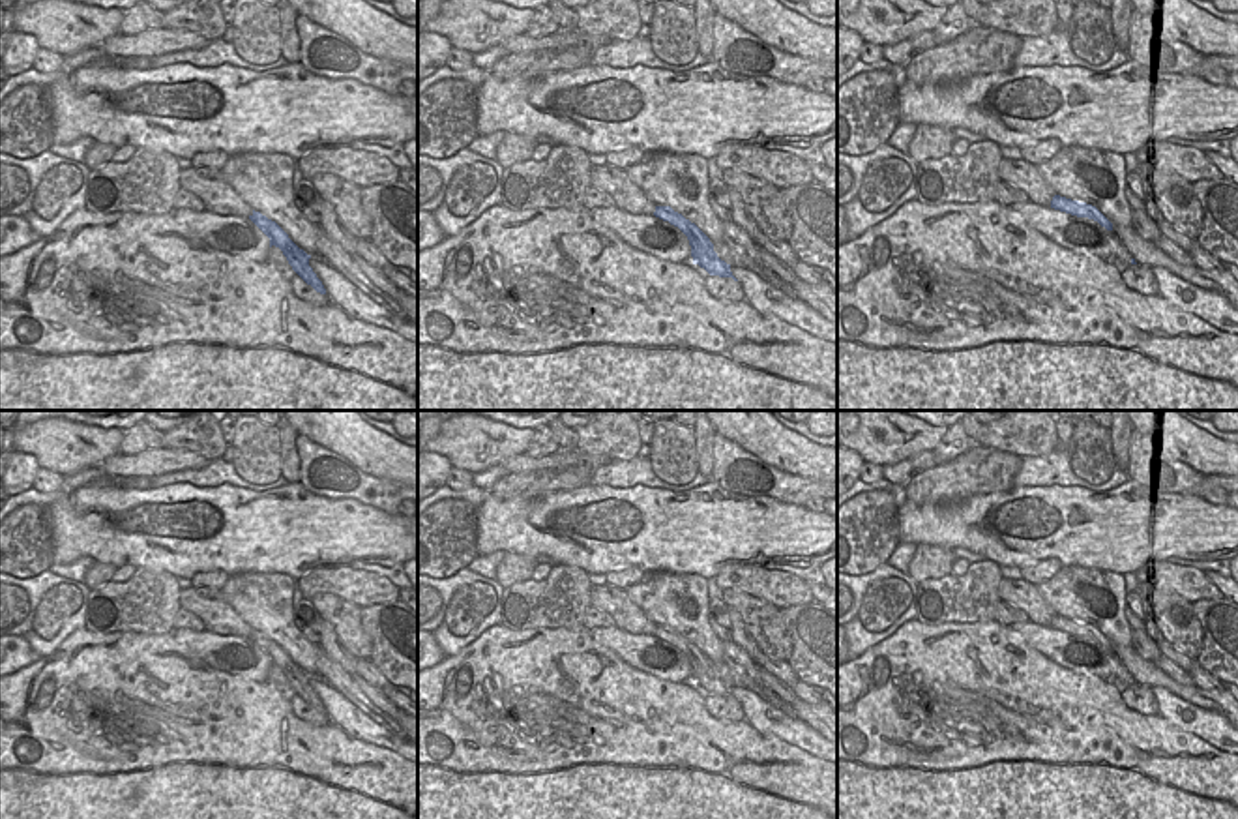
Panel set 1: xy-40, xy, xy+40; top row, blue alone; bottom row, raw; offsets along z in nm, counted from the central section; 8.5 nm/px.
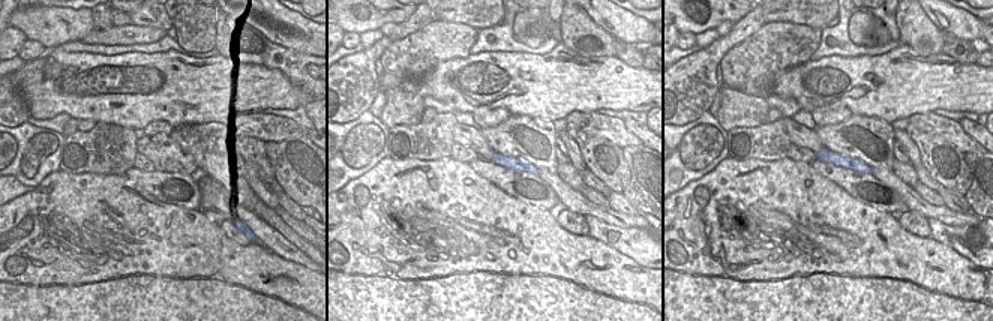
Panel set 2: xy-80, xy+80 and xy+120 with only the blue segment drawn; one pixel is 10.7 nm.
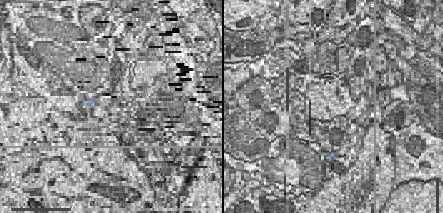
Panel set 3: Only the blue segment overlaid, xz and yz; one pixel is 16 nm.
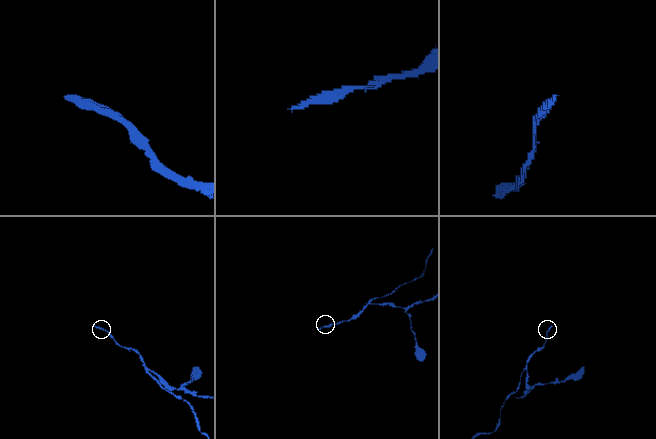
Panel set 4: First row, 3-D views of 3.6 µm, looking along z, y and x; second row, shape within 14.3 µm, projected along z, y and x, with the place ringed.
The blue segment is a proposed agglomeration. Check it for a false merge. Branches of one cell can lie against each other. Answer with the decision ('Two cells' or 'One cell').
One cell.

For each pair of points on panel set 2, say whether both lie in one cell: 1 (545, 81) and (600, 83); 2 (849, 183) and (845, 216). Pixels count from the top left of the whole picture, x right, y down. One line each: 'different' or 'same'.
1: same
2: different

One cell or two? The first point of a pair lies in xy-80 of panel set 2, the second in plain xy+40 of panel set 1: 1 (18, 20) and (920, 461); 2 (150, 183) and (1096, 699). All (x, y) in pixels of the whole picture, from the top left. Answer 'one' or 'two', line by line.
1: two
2: two

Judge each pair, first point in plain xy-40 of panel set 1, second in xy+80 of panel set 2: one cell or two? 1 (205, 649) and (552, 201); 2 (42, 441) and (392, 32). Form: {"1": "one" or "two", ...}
{"1": "one", "2": "two"}

